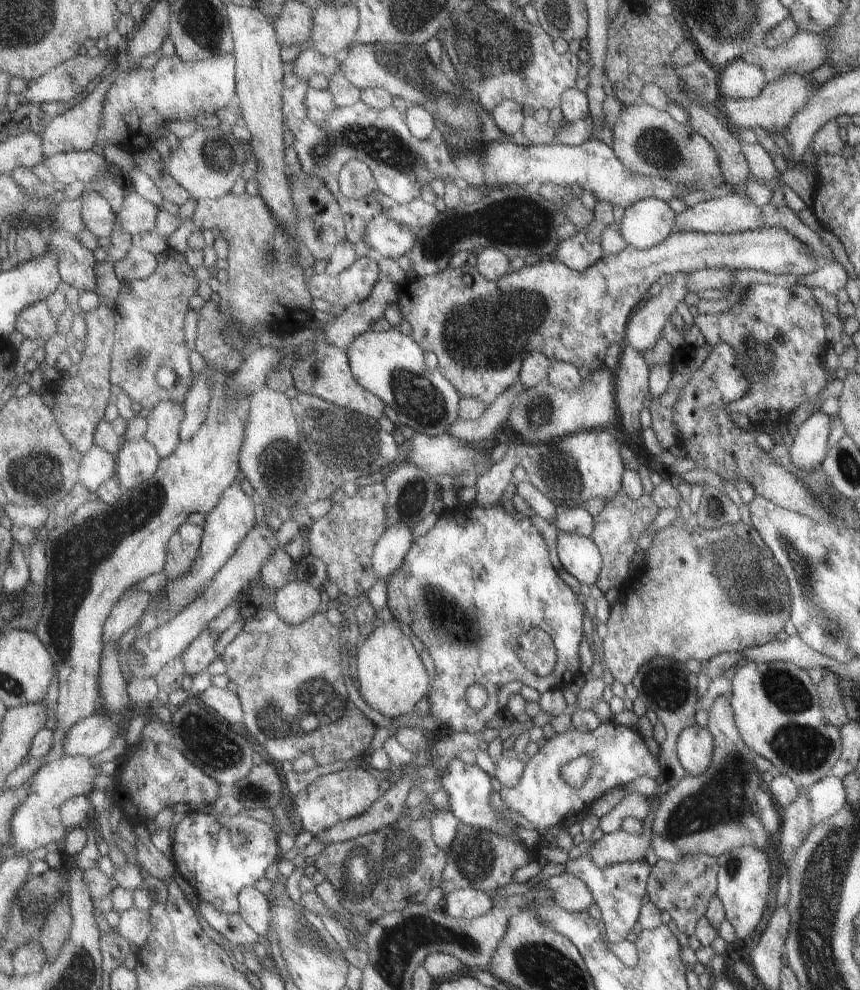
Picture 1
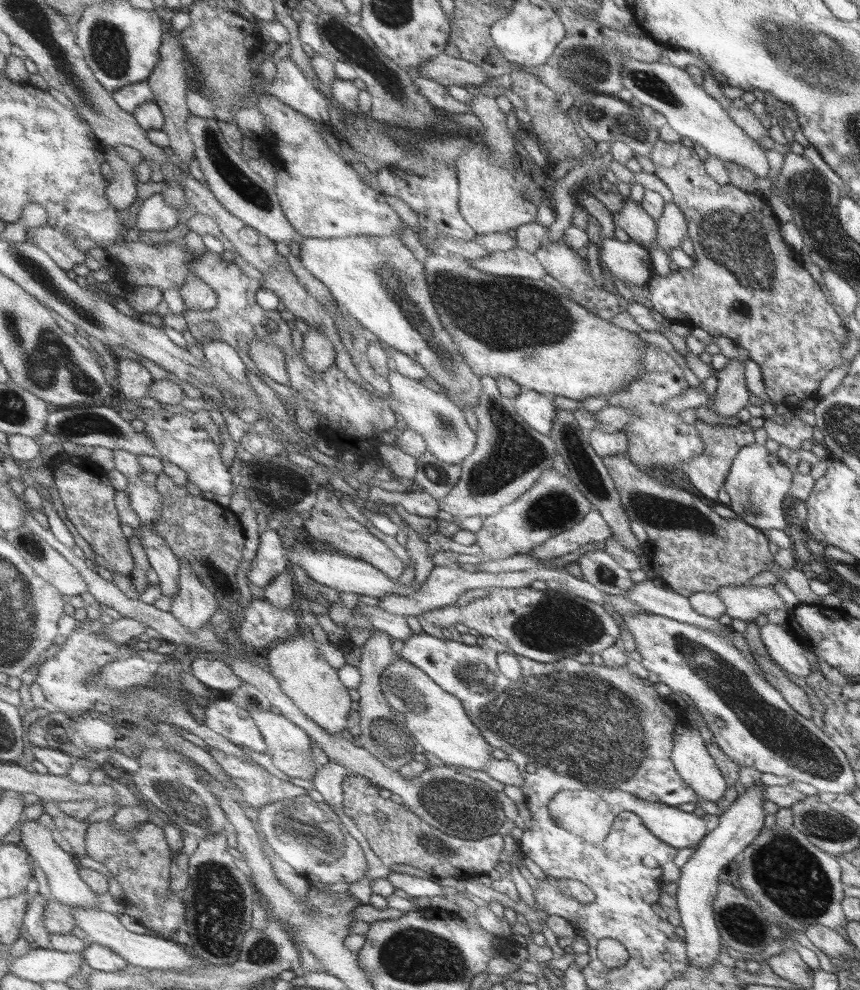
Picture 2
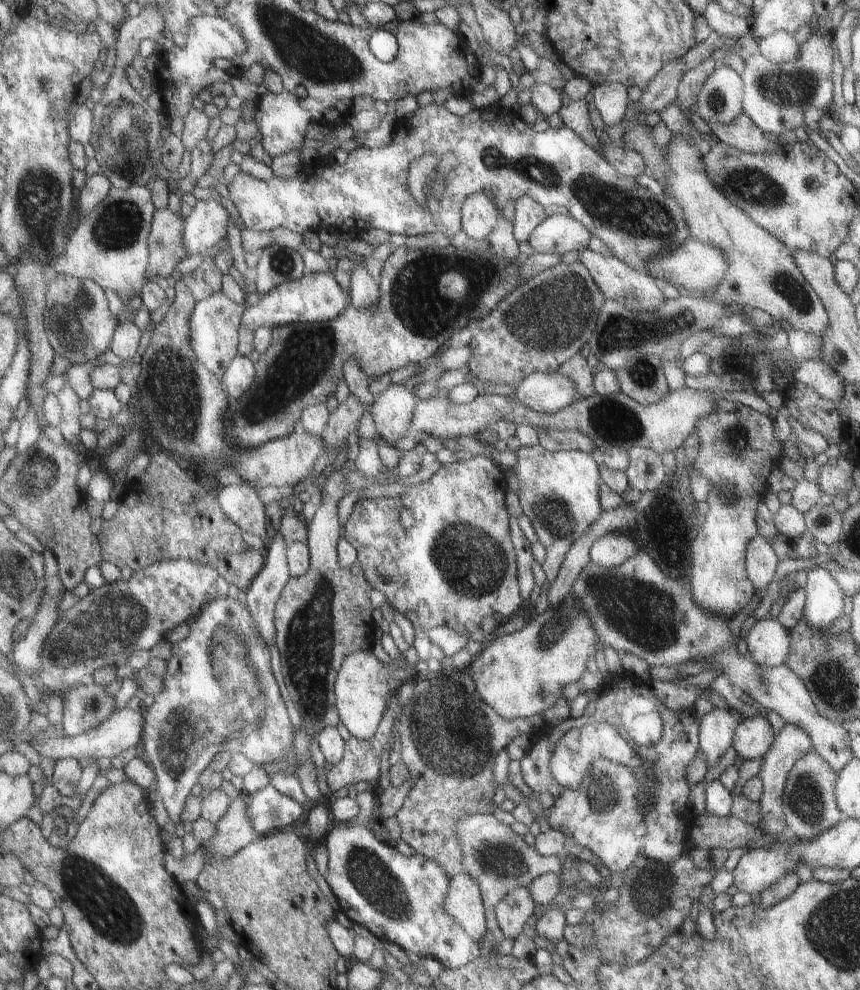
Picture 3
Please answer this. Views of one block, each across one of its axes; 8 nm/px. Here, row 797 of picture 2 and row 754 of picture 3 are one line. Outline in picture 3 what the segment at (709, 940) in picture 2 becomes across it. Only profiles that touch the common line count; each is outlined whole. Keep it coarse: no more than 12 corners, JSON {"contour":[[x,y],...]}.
{"contour":[[760,715],[743,718],[731,747],[744,760],[761,758],[773,739]]}

